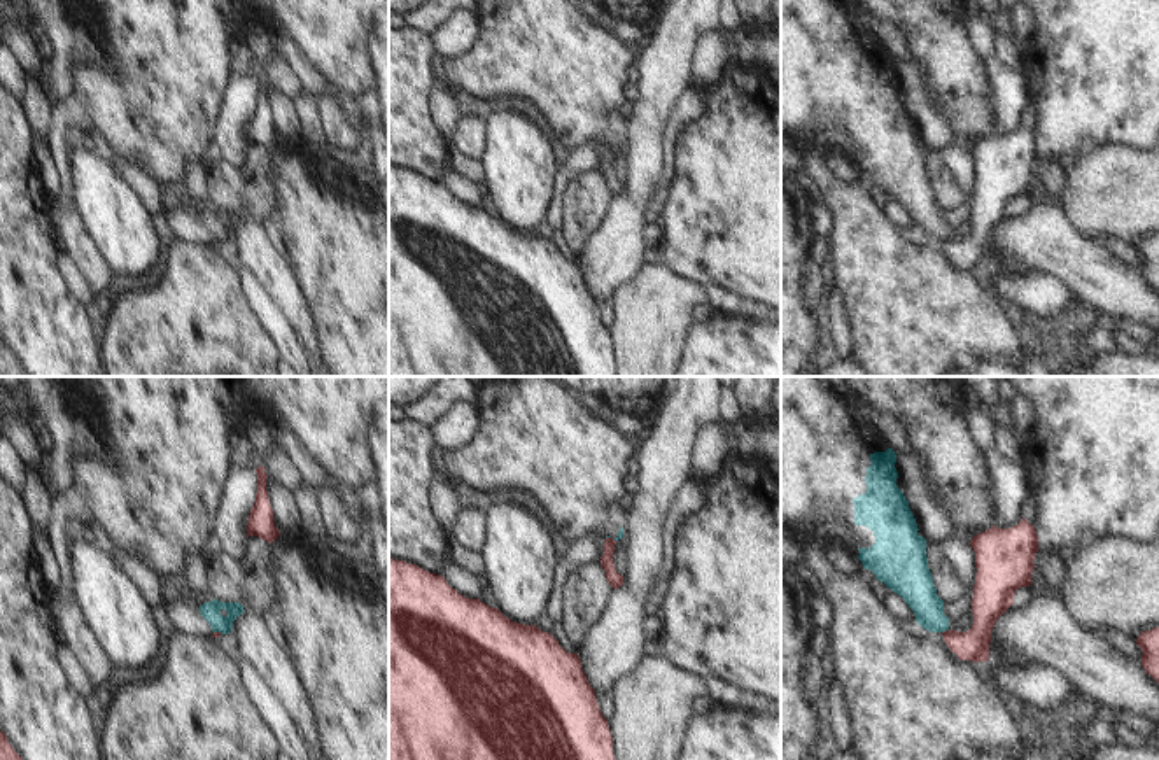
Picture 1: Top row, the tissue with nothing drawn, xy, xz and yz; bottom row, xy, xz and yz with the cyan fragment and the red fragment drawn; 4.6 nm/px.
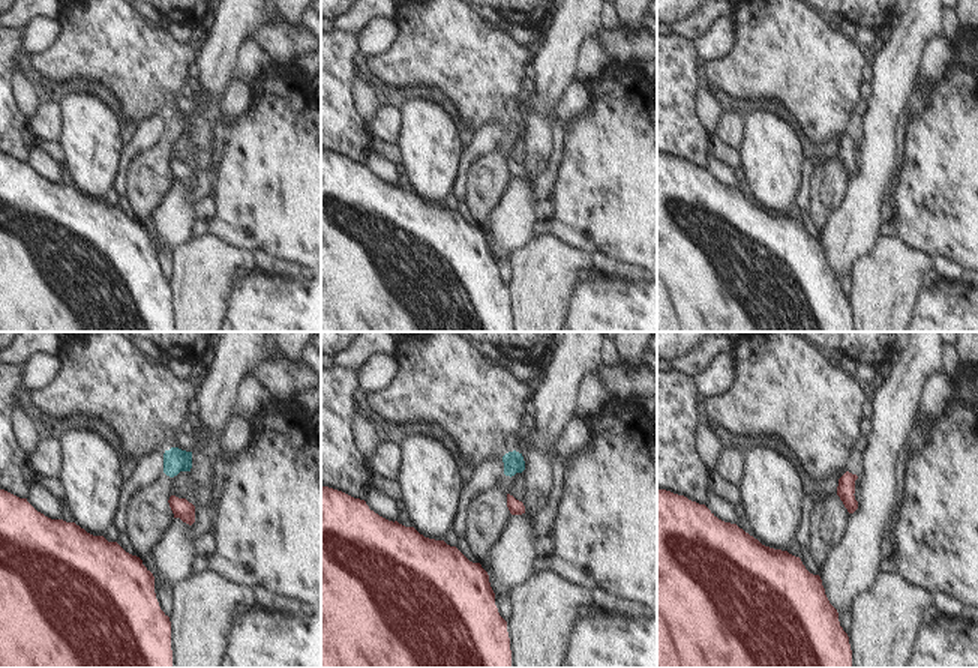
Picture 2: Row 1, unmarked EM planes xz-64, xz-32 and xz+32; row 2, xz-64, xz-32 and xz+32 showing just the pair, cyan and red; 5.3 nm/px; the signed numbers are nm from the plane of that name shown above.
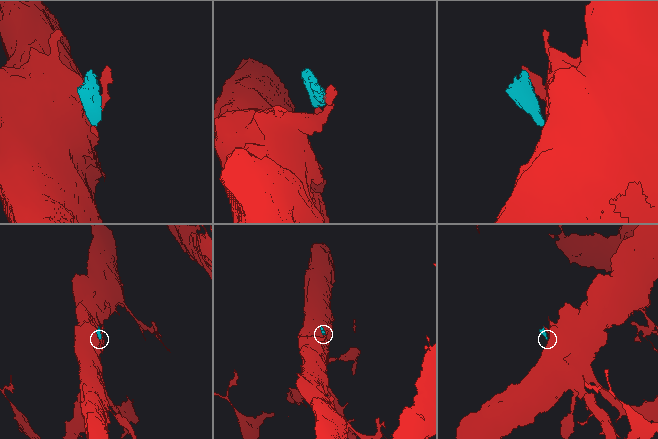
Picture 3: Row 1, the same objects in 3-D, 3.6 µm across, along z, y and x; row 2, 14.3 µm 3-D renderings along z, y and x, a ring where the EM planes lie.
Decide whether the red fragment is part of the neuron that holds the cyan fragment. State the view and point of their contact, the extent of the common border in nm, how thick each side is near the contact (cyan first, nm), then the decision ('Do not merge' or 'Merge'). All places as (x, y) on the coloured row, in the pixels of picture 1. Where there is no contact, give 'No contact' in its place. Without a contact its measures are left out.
Touches cyan at yz (946, 629). Shared border 40 nm. Thickness 160 nm (cyan) against 170 nm. Do not merge

